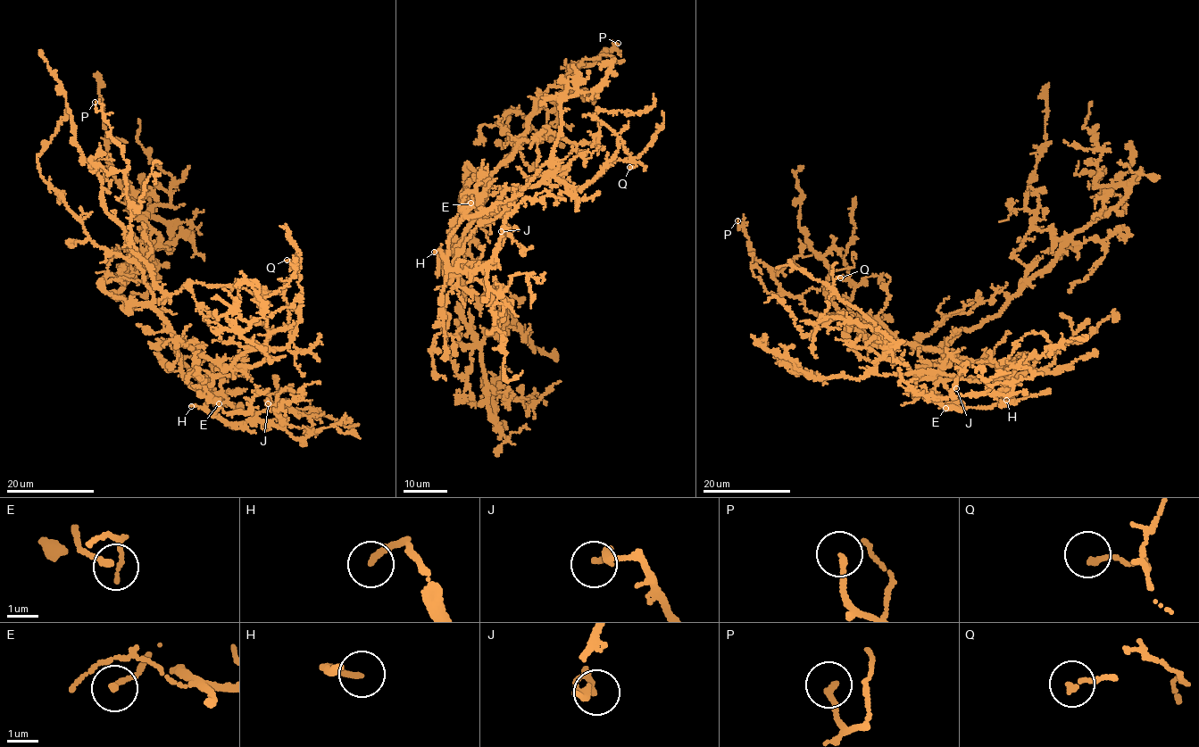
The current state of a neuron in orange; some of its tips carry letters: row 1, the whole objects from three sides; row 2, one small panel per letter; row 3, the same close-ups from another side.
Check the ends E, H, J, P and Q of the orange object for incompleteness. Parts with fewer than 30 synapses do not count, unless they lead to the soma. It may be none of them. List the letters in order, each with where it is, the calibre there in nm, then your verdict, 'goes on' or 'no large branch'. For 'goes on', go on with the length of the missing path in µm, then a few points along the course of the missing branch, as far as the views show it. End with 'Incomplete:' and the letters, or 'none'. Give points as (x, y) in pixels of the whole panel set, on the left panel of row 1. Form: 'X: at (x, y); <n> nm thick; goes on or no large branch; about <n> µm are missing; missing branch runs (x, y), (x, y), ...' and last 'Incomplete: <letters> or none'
E: at (219, 403); 170 nm thick; no large branch
H: at (191, 406); 190 nm thick; goes on; about 40 µm are missing; missing branch runs (191, 406), (184, 399), (177, 402), (172, 398), (178, 395), (197, 403), (201, 402)
J: at (268, 403); 150 nm thick; no large branch
P: at (95, 102); 190 nm thick; no large branch
Q: at (287, 260); 170 nm thick; no large branch
Incomplete: H

